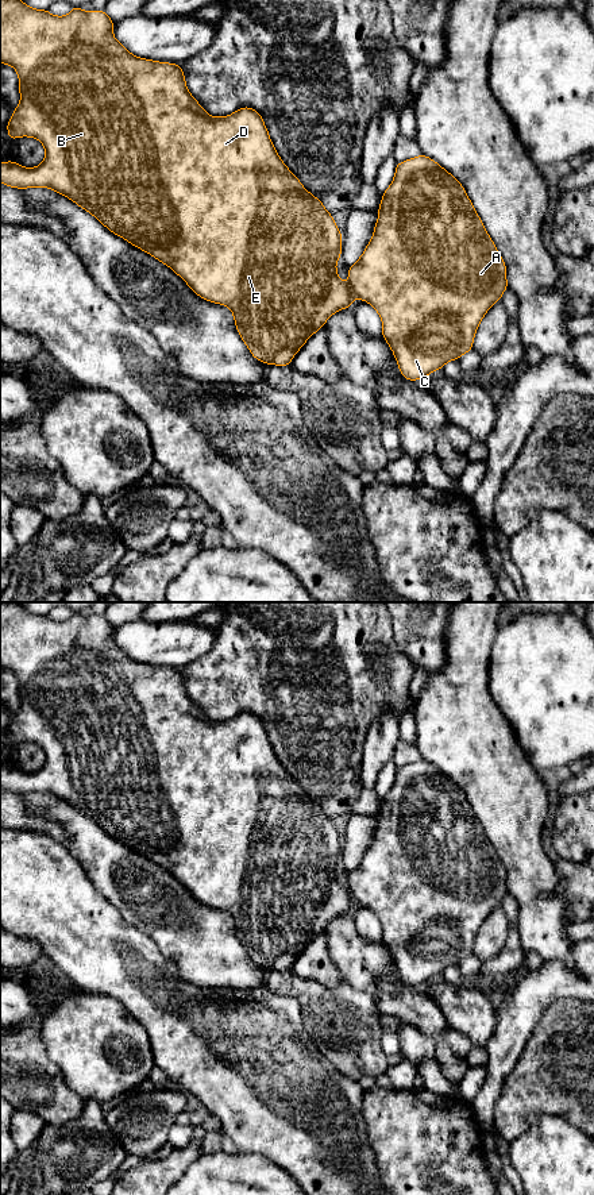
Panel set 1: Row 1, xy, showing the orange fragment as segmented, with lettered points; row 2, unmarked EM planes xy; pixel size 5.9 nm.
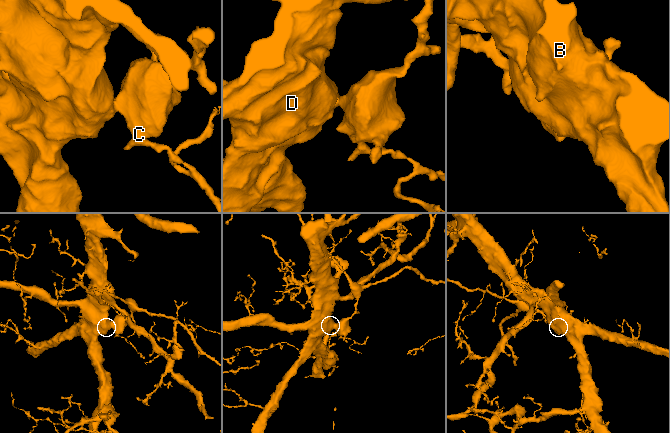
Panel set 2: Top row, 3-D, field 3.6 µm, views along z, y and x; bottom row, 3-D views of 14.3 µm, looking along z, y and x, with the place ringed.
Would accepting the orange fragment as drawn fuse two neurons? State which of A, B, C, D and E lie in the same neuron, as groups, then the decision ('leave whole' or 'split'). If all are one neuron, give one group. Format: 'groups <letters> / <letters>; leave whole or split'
groups A C / B D E; split

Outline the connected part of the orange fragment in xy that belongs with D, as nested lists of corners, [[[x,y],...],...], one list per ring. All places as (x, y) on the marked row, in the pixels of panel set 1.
[[[0,0],[0,62],[16,70],[20,93],[20,103],[5,128],[11,140],[22,136],[35,138],[46,150],[43,162],[36,167],[24,167],[14,161],[1,162],[0,182],[16,189],[49,188],[63,194],[111,232],[169,266],[194,294],[209,302],[228,307],[236,331],[255,359],[266,365],[289,366],[305,342],[323,328],[333,313],[350,308],[354,302],[350,285],[339,278],[336,269],[336,262],[342,257],[343,234],[321,200],[304,188],[277,154],[258,111],[243,107],[228,116],[209,116],[190,95],[180,63],[144,59],[131,54],[115,39],[113,27],[115,23],[105,11],[82,11],[80,7],[73,7],[68,15],[55,16],[47,9],[31,8],[22,0]]]

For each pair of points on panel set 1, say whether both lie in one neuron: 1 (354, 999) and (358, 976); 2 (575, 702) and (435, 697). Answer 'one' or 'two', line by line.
1: two
2: two

